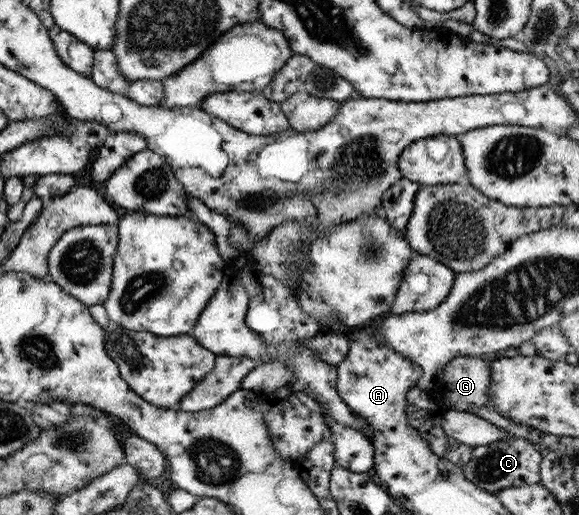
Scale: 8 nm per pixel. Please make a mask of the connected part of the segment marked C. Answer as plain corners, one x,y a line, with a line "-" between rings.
512,437
493,444
472,447
470,461
462,466
465,480
469,480
480,490
497,493
503,488
521,484
535,484
539,480
540,452
537,445

